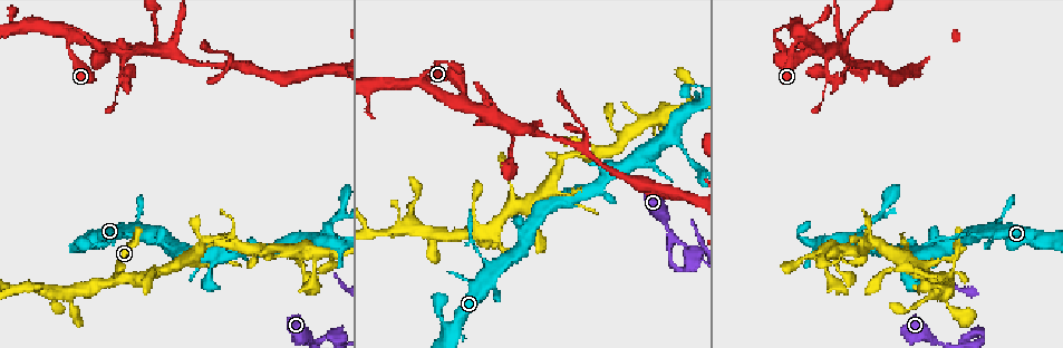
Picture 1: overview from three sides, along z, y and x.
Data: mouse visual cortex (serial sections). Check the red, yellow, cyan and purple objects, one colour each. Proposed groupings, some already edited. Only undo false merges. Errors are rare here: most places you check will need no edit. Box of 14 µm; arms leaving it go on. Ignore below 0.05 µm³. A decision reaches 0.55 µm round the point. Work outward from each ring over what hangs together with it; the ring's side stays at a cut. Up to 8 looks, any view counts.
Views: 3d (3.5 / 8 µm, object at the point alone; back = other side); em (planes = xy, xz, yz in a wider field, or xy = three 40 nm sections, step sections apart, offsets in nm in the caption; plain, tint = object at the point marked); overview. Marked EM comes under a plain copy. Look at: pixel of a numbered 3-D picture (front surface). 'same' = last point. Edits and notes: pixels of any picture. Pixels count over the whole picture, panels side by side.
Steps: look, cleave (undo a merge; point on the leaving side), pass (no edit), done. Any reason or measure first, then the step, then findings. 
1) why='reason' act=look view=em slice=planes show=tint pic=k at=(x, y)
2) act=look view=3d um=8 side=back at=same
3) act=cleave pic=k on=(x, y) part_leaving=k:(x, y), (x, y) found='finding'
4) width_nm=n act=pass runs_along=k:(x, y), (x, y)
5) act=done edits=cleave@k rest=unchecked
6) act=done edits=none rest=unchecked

why='a fork' act=look view=3d um=8 pic=1 at=(563, 160)

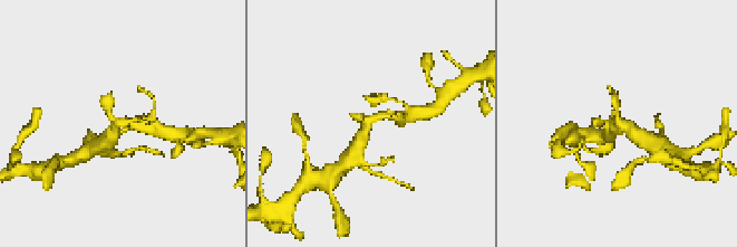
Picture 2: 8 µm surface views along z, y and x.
act=look view=em slice=xy step=1 show=tint pic=2 at=(620, 121)

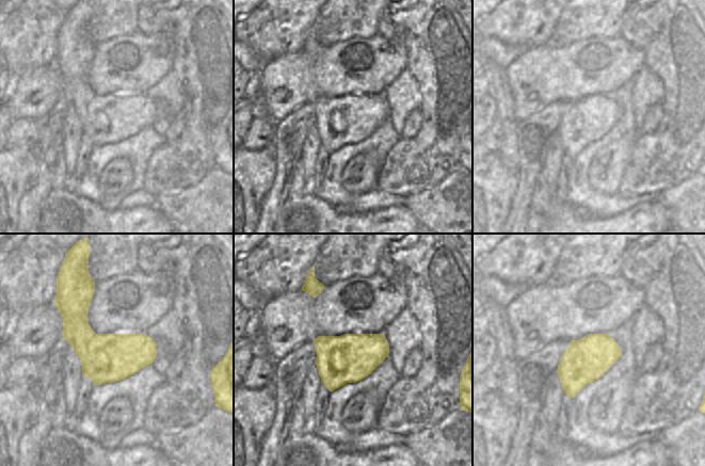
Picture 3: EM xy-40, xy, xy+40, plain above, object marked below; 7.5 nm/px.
width_nm=360 act=pass runs_along=2:(358, 145), (371, 120), (397, 116) found='continuous, no second cell'

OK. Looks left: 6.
why='arms part here' act=look view=3d um=3.5 pic=1 at=(71, 37)

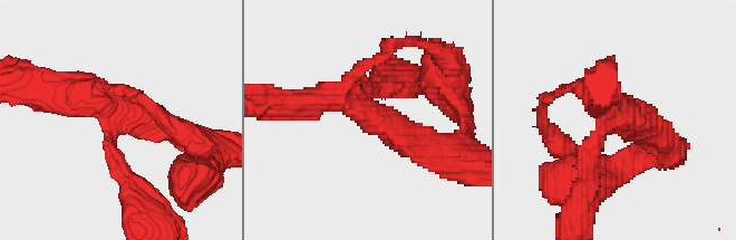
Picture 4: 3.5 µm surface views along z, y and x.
why='need the tissue' act=look view=em slice=xy step=5 show=tint pic=4 at=(365, 109)

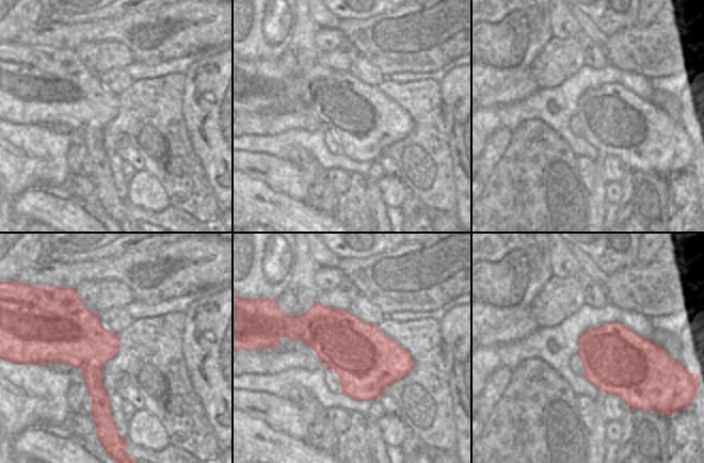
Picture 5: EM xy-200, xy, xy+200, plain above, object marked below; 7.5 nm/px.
act=pass runs_along=4:(588, 182), (613, 114), (648, 127) found='continuous, no second cell'

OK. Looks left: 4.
why='sharp bend' act=look view=3d um=3.5 pic=1 at=(370, 86)

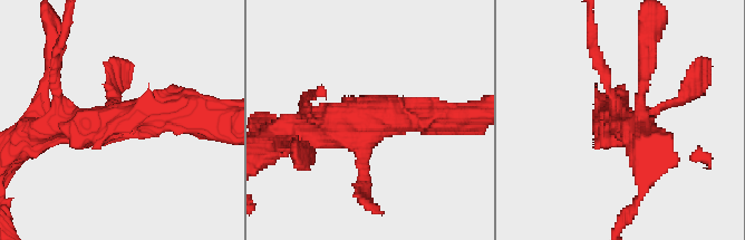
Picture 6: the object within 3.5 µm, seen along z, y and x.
why='now the EM' act=look view=em slice=xy step=3 show=tint pic=6 at=(369, 129)

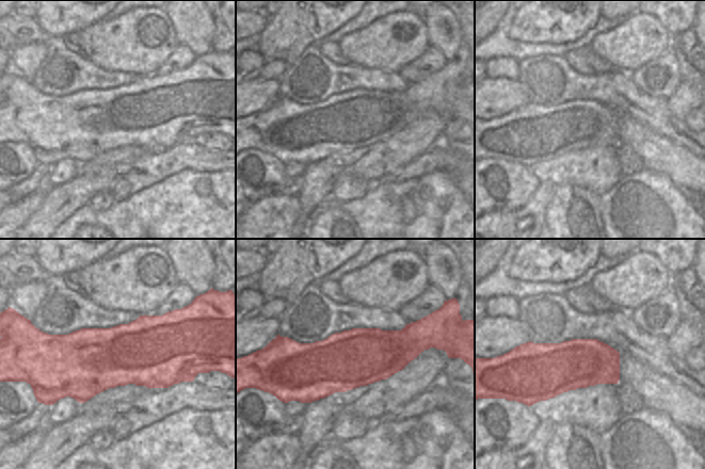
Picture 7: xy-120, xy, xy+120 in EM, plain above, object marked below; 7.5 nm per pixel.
act=look view=em slice=xy step=1 show=tint at=same

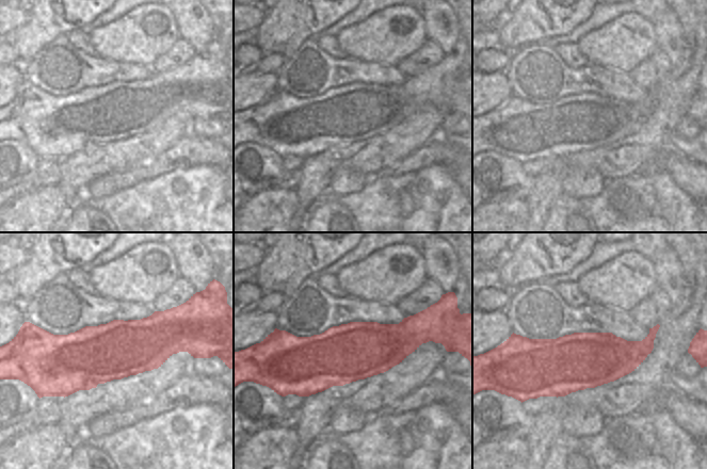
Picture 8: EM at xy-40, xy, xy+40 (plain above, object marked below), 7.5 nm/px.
act=pass runs_along=6:(190, 117), (76, 149) found='all the same cell'

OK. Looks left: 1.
act=done edits=none rest=unchecked

